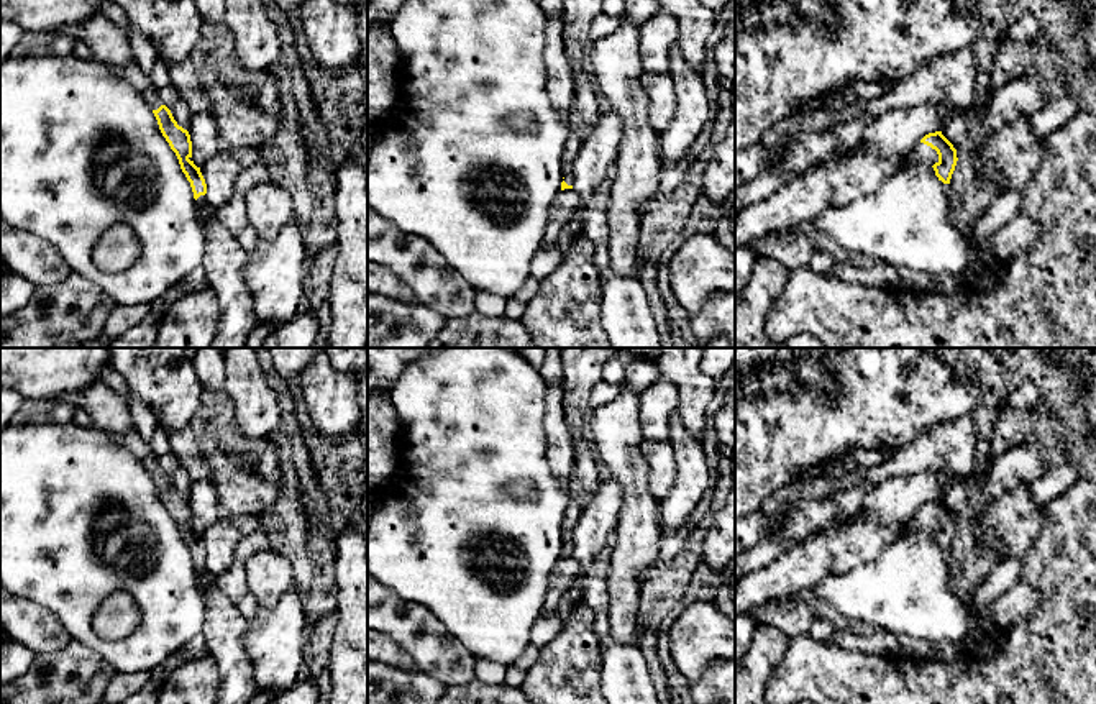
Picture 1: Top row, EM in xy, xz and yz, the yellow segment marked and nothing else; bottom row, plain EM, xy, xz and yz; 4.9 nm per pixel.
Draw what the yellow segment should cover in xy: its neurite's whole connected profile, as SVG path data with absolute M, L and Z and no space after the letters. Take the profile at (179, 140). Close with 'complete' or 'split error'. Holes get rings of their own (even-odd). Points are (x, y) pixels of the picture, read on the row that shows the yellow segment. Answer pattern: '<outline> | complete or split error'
M138 64L113 69L115 74L125 77L146 100L148 107L153 110L159 130L171 149L176 153L180 169L190 182L194 199L199 208L212 208L207 203L207 184L200 172L200 167L194 164L192 158L192 141L187 130L177 125L171 110L161 103L158 89L153 85L151 79L139 69Z | split error

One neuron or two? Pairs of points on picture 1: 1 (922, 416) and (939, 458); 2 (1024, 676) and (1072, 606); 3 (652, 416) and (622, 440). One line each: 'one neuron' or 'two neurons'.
1: two neurons
2: one neuron
3: two neurons

